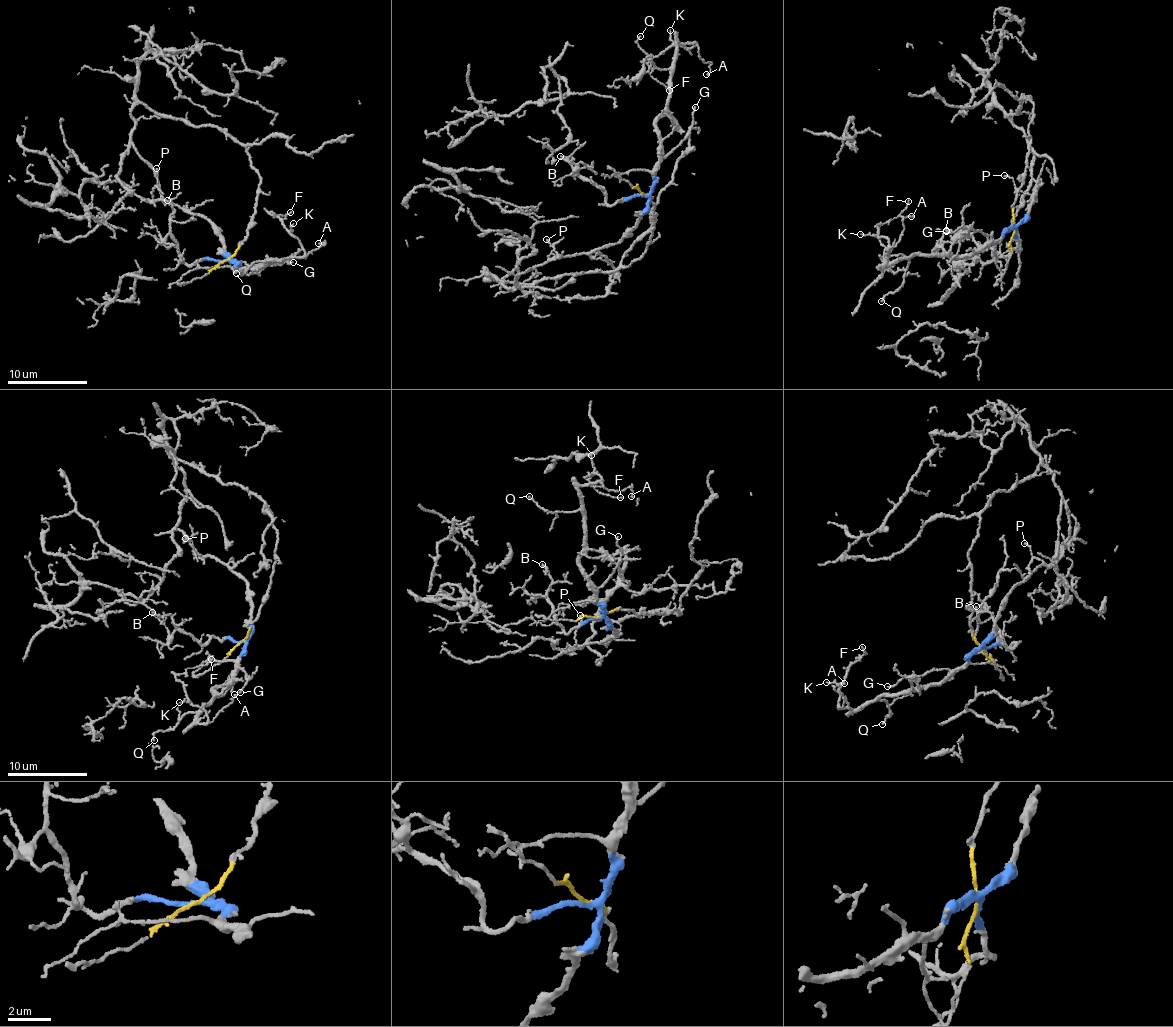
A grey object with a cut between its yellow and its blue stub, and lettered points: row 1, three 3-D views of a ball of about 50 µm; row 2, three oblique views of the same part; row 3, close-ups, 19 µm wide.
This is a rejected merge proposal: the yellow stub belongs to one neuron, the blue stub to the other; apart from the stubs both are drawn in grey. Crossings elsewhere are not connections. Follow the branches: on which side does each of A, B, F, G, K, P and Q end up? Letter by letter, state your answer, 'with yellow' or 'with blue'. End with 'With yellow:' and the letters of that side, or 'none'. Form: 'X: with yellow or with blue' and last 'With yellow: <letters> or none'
A: with blue
B: with blue
F: with blue
G: with blue
K: with blue
P: with blue
Q: with blue
With yellow: none

